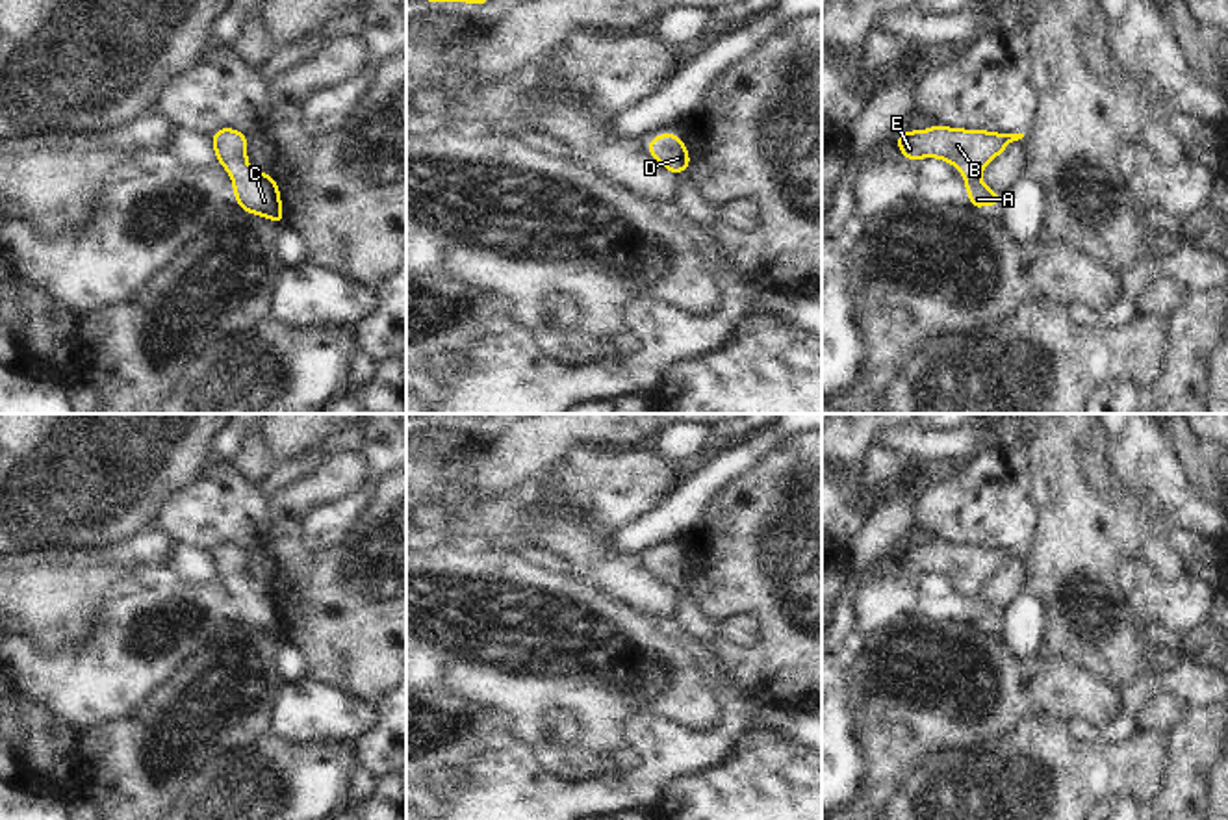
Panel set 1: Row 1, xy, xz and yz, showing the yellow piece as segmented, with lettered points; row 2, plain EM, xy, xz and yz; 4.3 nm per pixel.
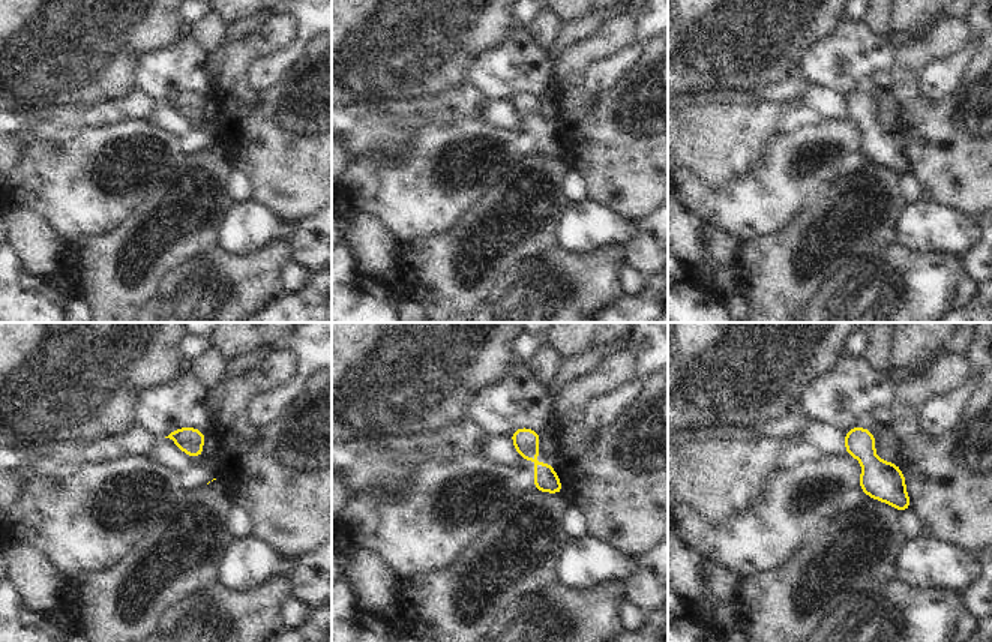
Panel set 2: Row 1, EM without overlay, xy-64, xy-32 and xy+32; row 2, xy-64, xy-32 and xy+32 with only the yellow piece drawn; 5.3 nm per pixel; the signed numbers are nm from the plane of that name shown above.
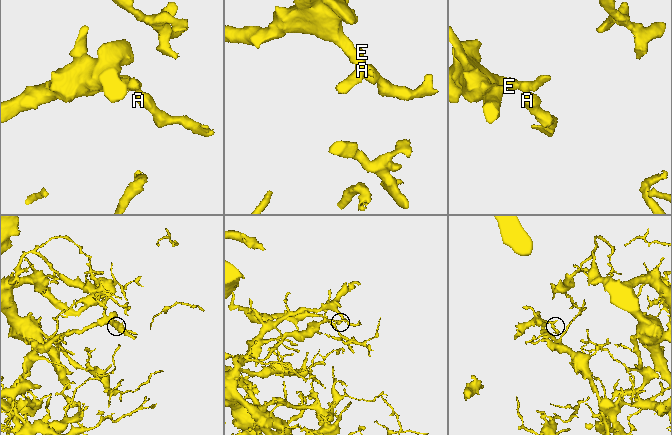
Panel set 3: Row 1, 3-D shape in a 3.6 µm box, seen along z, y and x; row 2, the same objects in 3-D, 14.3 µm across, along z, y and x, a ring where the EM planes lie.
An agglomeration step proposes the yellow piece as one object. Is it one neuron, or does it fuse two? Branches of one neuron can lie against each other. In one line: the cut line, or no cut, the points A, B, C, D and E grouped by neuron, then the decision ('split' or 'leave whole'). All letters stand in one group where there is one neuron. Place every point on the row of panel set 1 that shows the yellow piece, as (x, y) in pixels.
cut none; groups A B C D E; leave whole

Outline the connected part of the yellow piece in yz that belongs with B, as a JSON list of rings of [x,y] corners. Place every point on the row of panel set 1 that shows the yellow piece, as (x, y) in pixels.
[[[935,124],[924,132],[905,130],[896,143],[902,156],[916,161],[924,156],[940,158],[963,171],[970,208],[985,204],[1002,206],[1004,195],[983,186],[978,173],[991,163],[1009,143],[1022,139],[1024,134],[992,134],[983,130],[955,130]]]

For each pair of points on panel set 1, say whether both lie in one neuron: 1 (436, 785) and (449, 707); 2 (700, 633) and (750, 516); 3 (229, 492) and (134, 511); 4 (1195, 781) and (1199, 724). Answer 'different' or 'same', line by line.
1: same
2: different
3: different
4: same

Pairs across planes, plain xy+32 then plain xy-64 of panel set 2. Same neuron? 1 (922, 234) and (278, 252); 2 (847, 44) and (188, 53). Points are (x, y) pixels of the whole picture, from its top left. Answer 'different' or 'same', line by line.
1: different
2: same

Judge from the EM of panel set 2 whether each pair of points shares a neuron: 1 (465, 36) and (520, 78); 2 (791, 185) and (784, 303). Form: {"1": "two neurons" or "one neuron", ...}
{"1": "two neurons", "2": "two neurons"}

